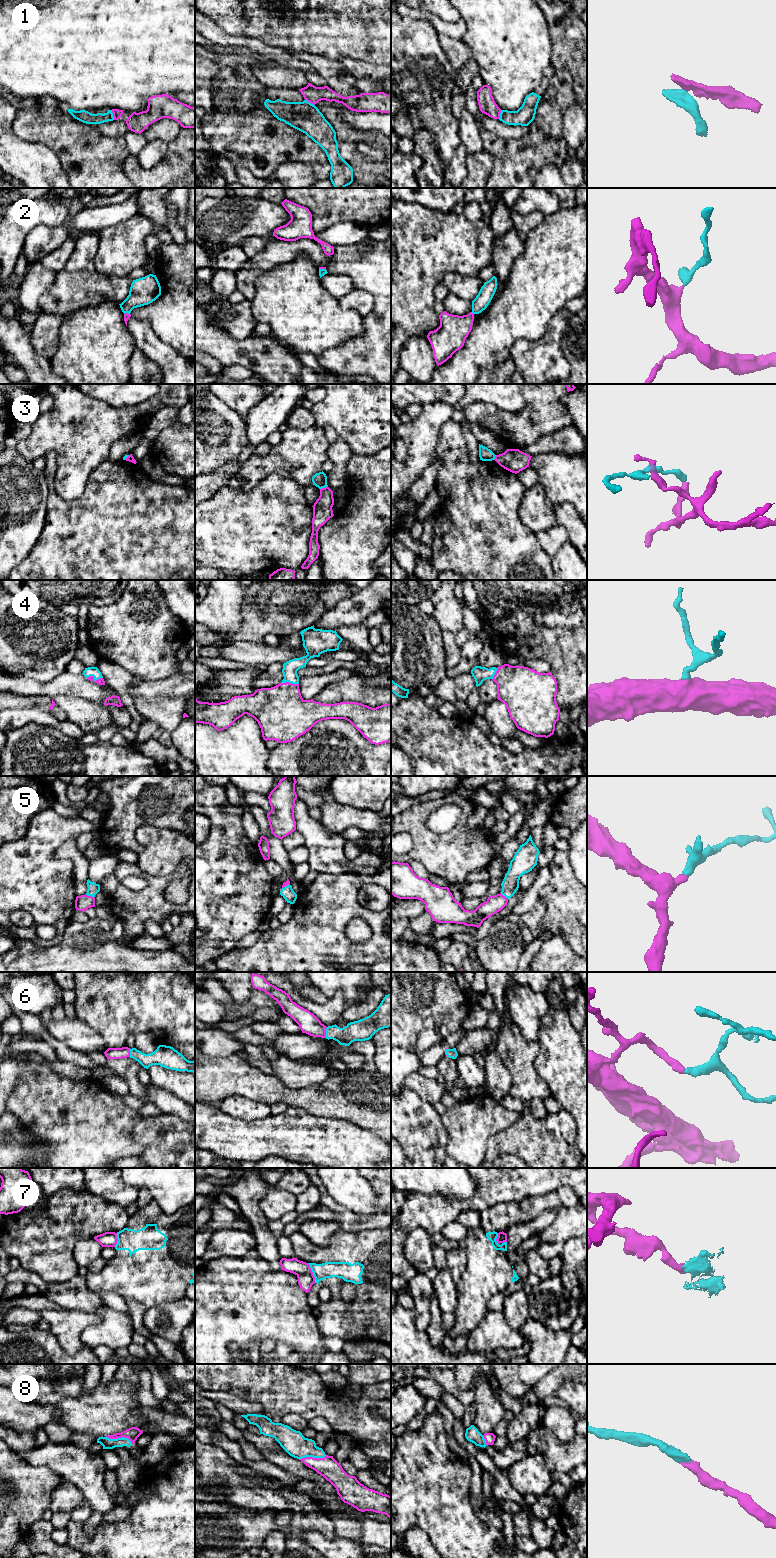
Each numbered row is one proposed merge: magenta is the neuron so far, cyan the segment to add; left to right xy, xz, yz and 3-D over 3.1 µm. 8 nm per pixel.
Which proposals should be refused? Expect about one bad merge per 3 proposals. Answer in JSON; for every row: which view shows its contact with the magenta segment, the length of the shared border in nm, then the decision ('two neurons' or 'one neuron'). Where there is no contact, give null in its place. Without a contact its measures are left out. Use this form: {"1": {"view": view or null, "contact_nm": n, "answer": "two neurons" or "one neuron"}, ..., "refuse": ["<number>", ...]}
{"1": {"view": "xy", "contact_nm": 80, "answer": "two neurons"}, "2": {"view": "yz", "contact_nm": 30, "answer": "one neuron"}, "3": {"view": "xz", "contact_nm": 70, "answer": "two neurons"}, "4": {"view": "xy", "contact_nm": 130, "answer": "one neuron"}, "5": {"view": "xy", "contact_nm": 70, "answer": "one neuron"}, "6": {"view": "xz", "contact_nm": 90, "answer": "one neuron"}, "7": {"view": "xz", "contact_nm": 170, "answer": "two neurons"}, "8": {"view": "xy", "contact_nm": 220, "answer": "one neuron"}, "refuse": ["1", "3", "7"]}

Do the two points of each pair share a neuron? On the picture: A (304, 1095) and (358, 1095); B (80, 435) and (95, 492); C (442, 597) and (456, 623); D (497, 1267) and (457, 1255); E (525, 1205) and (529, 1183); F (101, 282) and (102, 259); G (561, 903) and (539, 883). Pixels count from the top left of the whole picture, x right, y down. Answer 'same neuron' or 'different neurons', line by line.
A: same neuron
B: different neurons
C: same neuron
D: different neurons
E: different neurons
F: different neurons
G: different neurons

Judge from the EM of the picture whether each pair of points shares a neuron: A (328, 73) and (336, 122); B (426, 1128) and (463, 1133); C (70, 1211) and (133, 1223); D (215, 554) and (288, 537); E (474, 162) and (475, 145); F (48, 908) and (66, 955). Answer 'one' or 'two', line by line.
A: two
B: two
C: two
D: one
E: two
F: two

